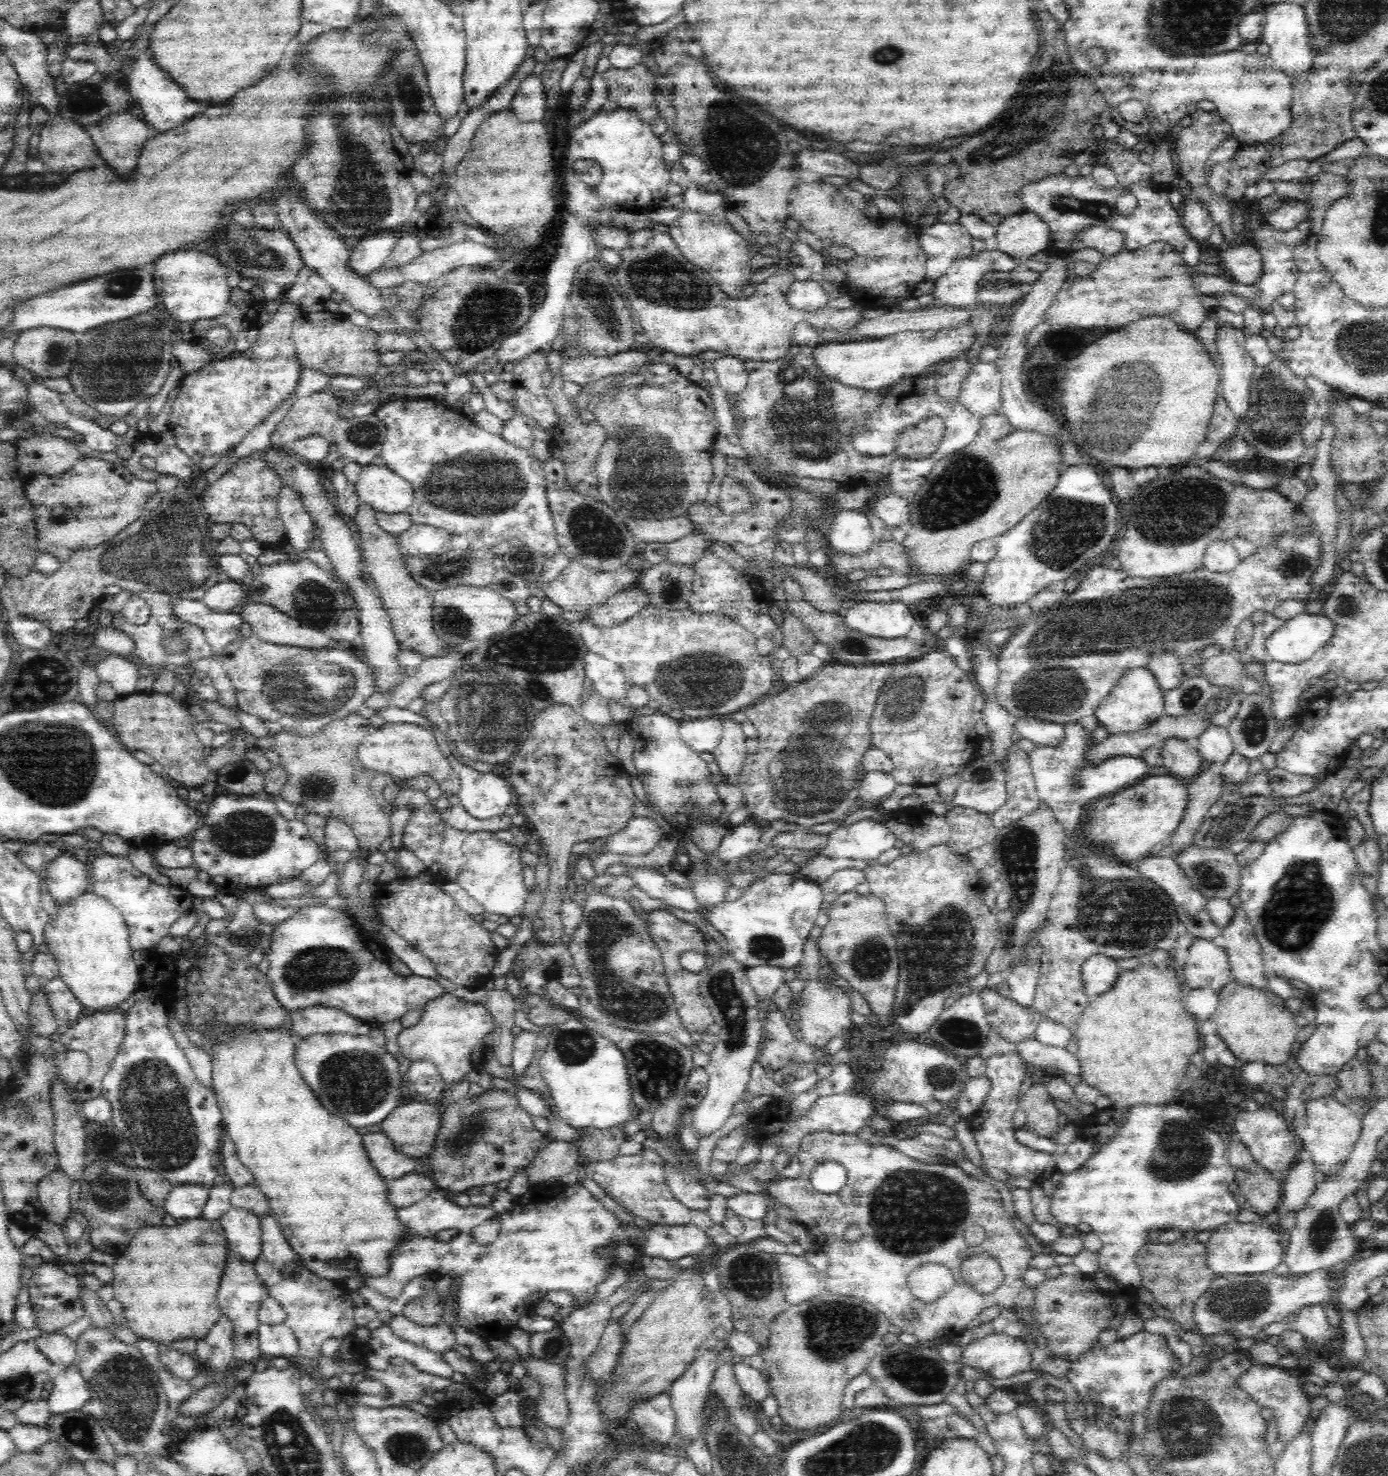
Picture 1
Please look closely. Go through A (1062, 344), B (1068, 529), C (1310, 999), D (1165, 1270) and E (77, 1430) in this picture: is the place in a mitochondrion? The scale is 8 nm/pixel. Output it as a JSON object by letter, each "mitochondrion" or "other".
{"A":"other","B":"mitochondrion","C":"other","D":"other","E":"mitochondrion"}

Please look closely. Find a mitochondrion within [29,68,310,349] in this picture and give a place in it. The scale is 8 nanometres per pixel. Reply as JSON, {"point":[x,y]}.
{"point":[85,98]}

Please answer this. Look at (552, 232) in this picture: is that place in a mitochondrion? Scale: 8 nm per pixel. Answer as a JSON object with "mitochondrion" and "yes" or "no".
{"mitochondrion":"no"}

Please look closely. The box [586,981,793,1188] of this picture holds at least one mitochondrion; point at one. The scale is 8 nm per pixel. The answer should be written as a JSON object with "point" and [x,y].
{"point":[658,1067]}

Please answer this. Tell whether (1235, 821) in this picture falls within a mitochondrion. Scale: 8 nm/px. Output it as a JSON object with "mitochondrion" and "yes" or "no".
{"mitochondrion":"yes"}

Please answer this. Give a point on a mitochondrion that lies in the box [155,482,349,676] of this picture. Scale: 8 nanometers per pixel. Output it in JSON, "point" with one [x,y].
{"point":[314,601]}

